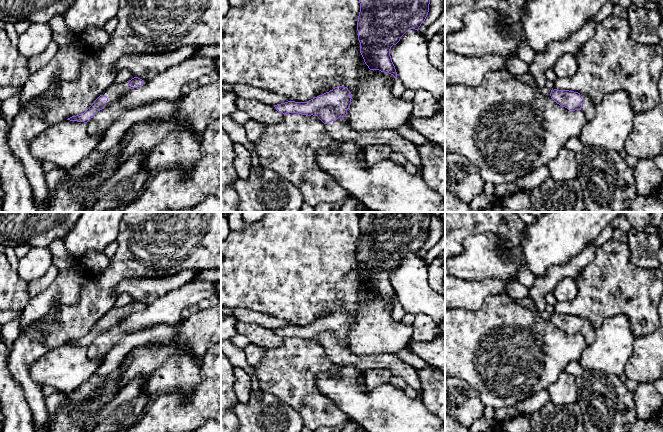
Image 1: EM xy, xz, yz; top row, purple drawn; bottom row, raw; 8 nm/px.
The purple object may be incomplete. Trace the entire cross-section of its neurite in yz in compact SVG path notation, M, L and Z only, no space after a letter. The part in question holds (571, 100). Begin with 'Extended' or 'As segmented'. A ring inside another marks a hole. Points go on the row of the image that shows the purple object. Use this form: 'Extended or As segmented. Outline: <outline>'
Extended. Outline: M551 90L551 98L561 107L568 110L581 110L587 121L593 120L596 111L596 105L584 94L569 90Z

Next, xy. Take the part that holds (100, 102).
Extended. Outline: M134 77L124 83L114 83L108 87L84 113L72 116L67 120L87 123L99 110L107 108L126 95L131 89L138 88L142 86L143 83L144 81L138 77Z

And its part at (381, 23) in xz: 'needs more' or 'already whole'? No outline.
already whole

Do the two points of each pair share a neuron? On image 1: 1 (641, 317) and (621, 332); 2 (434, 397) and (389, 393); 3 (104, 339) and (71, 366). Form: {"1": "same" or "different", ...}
{"1": "different", "2": "different", "3": "different"}

